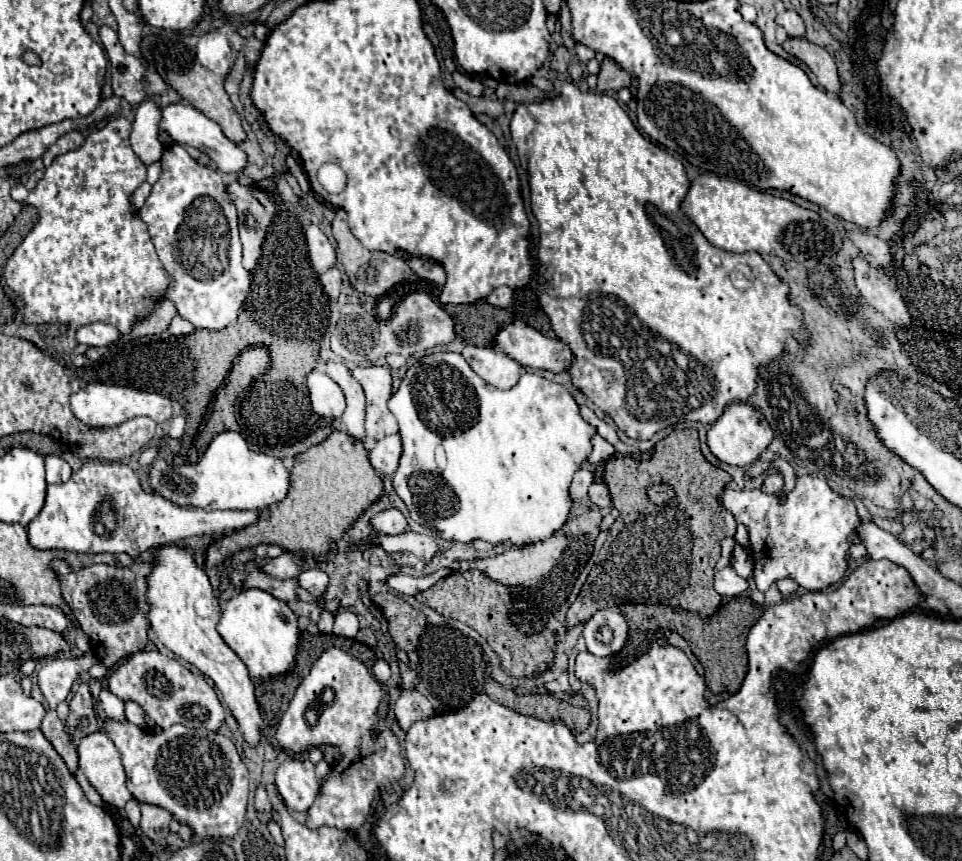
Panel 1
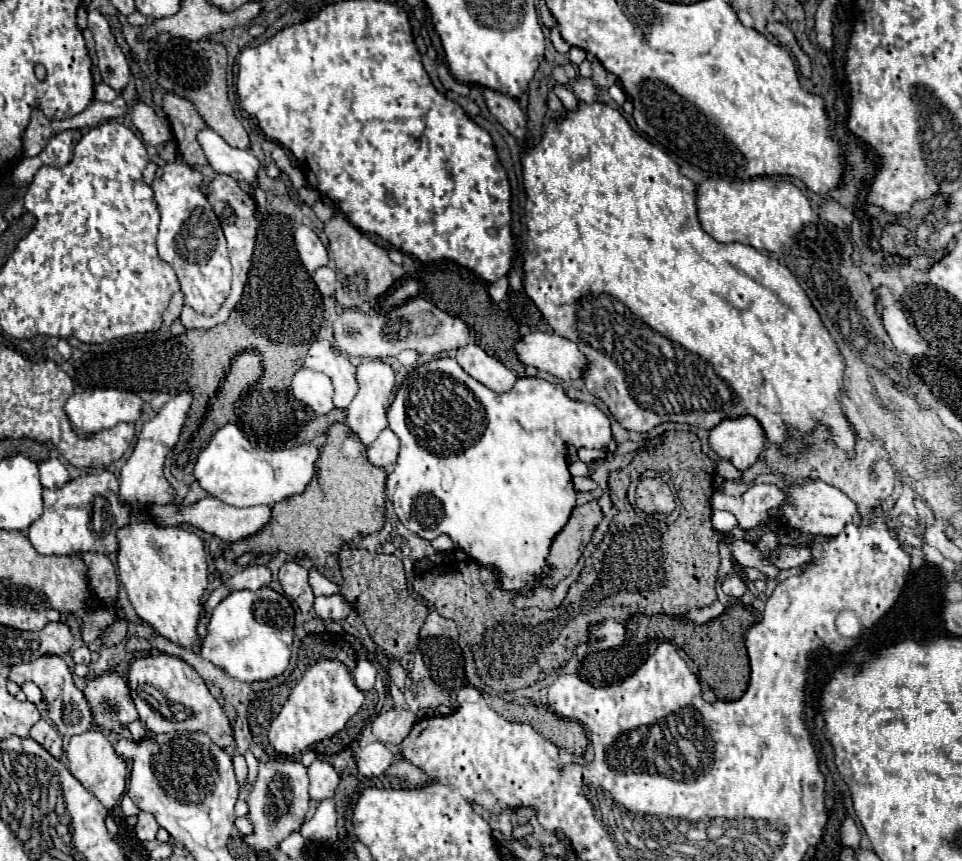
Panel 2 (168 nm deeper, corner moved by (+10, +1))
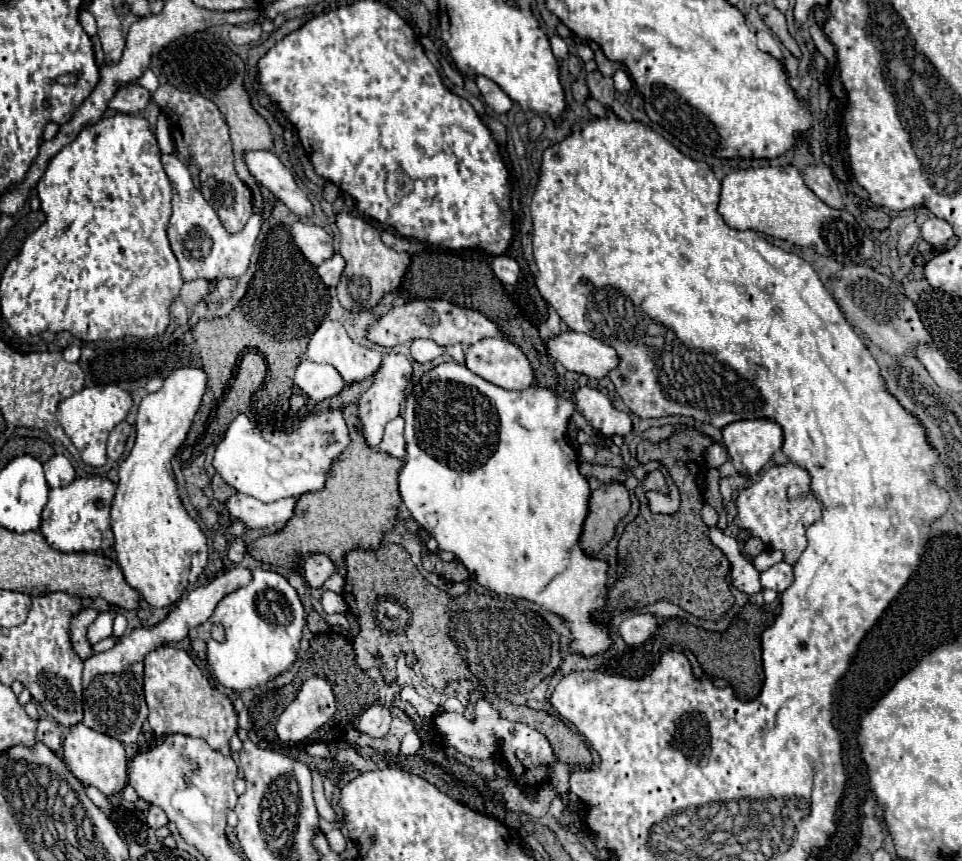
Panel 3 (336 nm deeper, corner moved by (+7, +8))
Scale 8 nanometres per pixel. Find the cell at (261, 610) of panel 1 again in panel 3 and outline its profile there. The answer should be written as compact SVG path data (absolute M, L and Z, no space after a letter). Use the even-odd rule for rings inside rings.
M256 568L252 582L224 596L210 620L190 630L190 638L206 642L206 660L214 672L214 678L222 686L242 692L274 680L296 662L304 624L306 612L288 580L276 572ZM216 622L220 622L226 630L224 644L210 638L210 628Z

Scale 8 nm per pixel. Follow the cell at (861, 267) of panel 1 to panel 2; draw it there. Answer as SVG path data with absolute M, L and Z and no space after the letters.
M881 287L877 291L877 297L879 297L879 305L883 309L883 313L881 313L883 325L891 337L893 345L897 347L897 351L901 351L913 359L927 359L929 357L927 341L917 333L917 329L913 325L907 323L903 311L899 309L891 291L887 287Z

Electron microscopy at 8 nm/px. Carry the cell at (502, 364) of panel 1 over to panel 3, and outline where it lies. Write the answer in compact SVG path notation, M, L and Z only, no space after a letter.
M504 338L480 340L464 350L466 366L484 380L506 388L524 390L534 382L532 368L518 346Z

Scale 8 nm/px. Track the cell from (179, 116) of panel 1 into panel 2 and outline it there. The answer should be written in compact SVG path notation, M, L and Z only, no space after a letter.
M209 127L199 131L197 139L209 159L209 165L217 173L231 175L235 181L247 181L251 187L259 185L257 173L261 169L261 163L249 149L231 147Z

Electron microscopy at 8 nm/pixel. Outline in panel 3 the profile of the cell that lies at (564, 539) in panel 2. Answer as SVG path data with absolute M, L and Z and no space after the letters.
M620 482L604 484L592 492L588 516L582 526L578 546L586 554L600 552L614 536L616 524L630 510L630 494Z

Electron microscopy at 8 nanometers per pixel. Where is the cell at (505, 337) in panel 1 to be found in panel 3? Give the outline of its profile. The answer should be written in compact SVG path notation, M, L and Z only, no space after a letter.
M562 332L546 342L546 354L558 360L566 370L588 378L602 378L618 364L616 350L604 342L578 332Z

